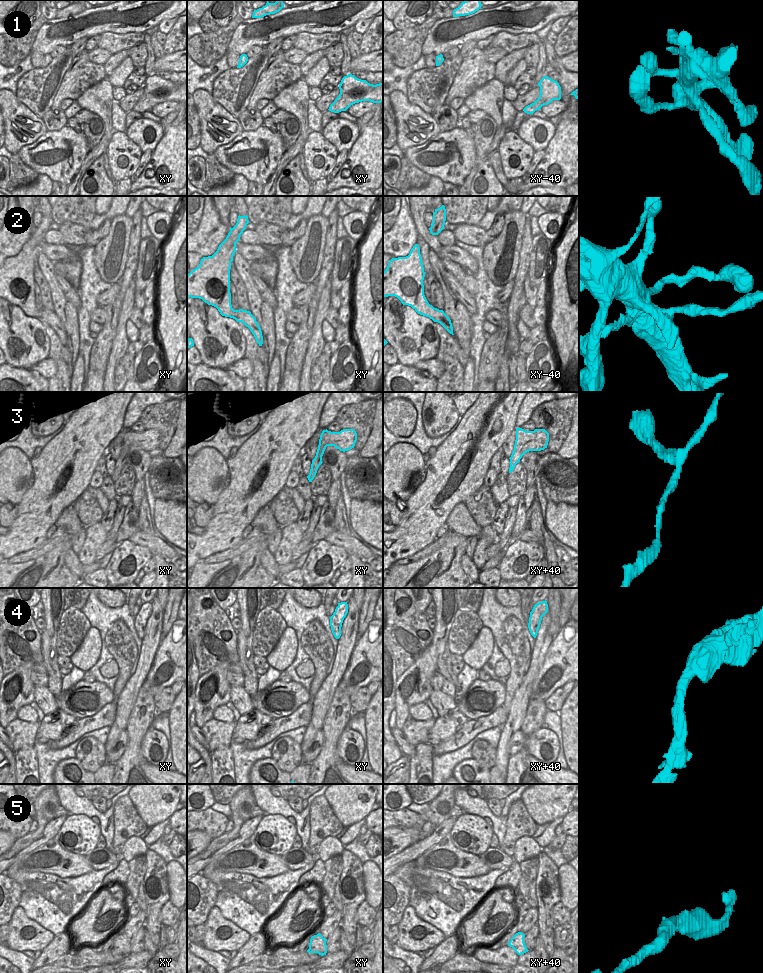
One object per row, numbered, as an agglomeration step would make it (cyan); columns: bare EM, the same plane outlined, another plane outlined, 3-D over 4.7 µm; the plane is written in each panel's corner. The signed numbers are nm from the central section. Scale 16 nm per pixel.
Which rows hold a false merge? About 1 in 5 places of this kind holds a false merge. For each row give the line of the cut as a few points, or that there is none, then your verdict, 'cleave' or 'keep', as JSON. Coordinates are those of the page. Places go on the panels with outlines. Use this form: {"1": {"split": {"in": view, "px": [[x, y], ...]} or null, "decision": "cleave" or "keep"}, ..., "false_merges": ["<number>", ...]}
{"1": {"split": null, "decision": "keep"}, "2": {"split": null, "decision": "keep"}, "3": {"split": null, "decision": "keep"}, "4": {"split": null, "decision": "keep"}, "5": {"split": null, "decision": "keep"}, "false_merges": []}

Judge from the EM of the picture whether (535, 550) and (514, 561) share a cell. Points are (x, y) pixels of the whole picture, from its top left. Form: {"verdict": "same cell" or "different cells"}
{"verdict": "same cell"}

